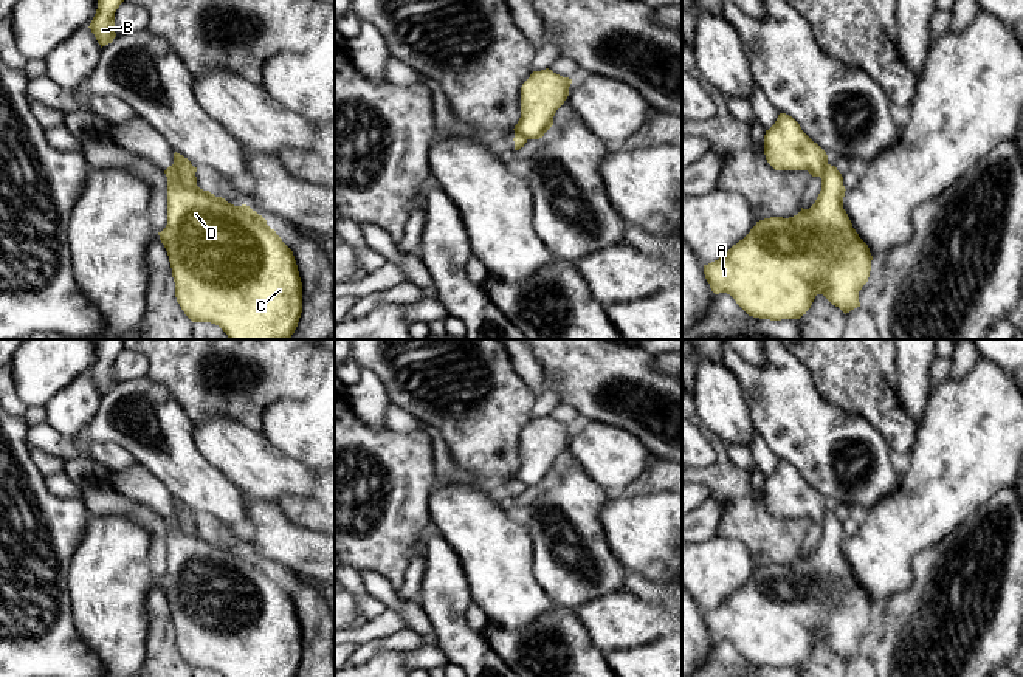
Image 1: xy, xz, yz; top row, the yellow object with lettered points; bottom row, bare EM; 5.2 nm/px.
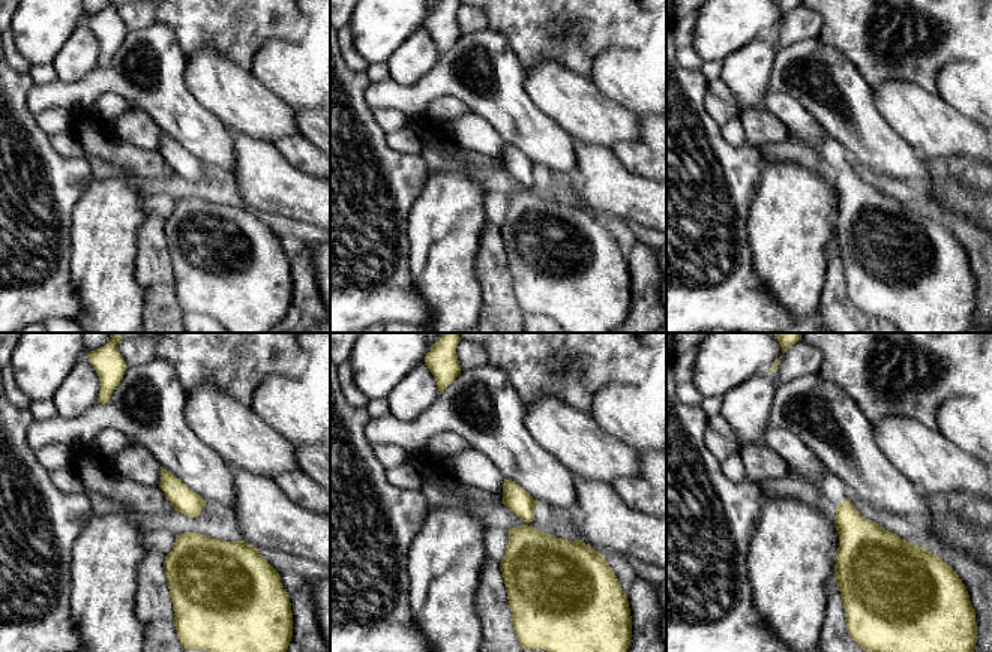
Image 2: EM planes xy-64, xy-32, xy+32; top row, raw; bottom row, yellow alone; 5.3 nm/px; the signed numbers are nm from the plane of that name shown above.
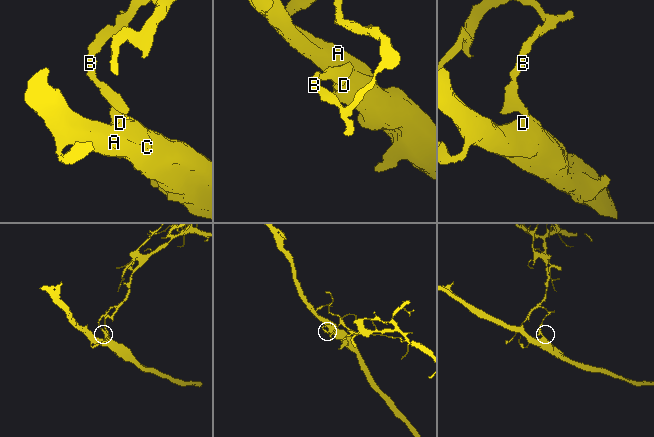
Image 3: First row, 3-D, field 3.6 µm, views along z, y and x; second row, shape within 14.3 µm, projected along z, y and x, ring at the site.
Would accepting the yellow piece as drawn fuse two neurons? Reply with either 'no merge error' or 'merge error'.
merge error

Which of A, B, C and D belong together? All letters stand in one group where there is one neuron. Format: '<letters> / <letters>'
A C D / B

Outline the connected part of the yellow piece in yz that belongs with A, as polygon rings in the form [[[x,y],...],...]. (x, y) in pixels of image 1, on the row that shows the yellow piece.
[[[826,164],[822,191],[809,209],[789,218],[770,217],[756,222],[750,232],[725,251],[718,260],[704,265],[704,274],[715,294],[727,293],[753,318],[781,321],[800,319],[811,308],[817,294],[823,294],[845,314],[860,307],[859,291],[868,282],[873,256],[868,245],[859,237],[843,209],[843,177],[835,166]]]

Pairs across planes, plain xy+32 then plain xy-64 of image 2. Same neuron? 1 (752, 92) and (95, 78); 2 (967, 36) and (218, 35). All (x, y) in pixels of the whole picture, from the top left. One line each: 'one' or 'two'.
1: two
2: one

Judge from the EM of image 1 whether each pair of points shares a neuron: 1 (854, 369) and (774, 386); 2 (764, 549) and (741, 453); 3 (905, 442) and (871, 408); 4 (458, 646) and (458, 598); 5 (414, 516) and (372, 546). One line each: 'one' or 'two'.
1: two
2: two
3: one
4: one
5: one

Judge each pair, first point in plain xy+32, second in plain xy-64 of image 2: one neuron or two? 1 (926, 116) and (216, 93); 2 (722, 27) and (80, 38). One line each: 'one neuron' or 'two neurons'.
1: one neuron
2: two neurons

